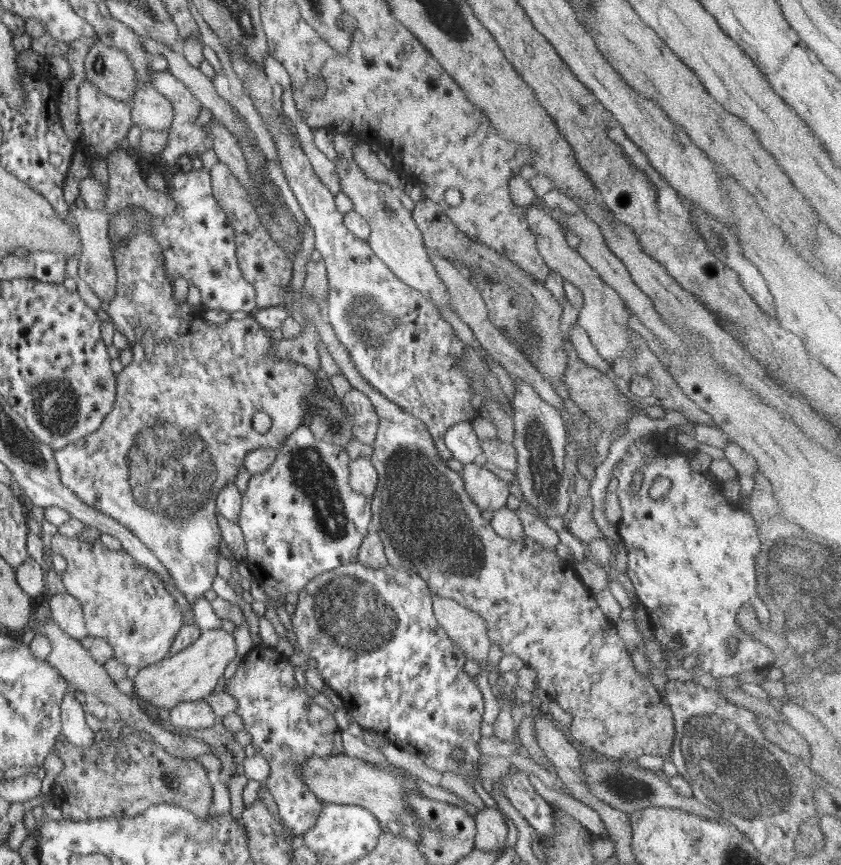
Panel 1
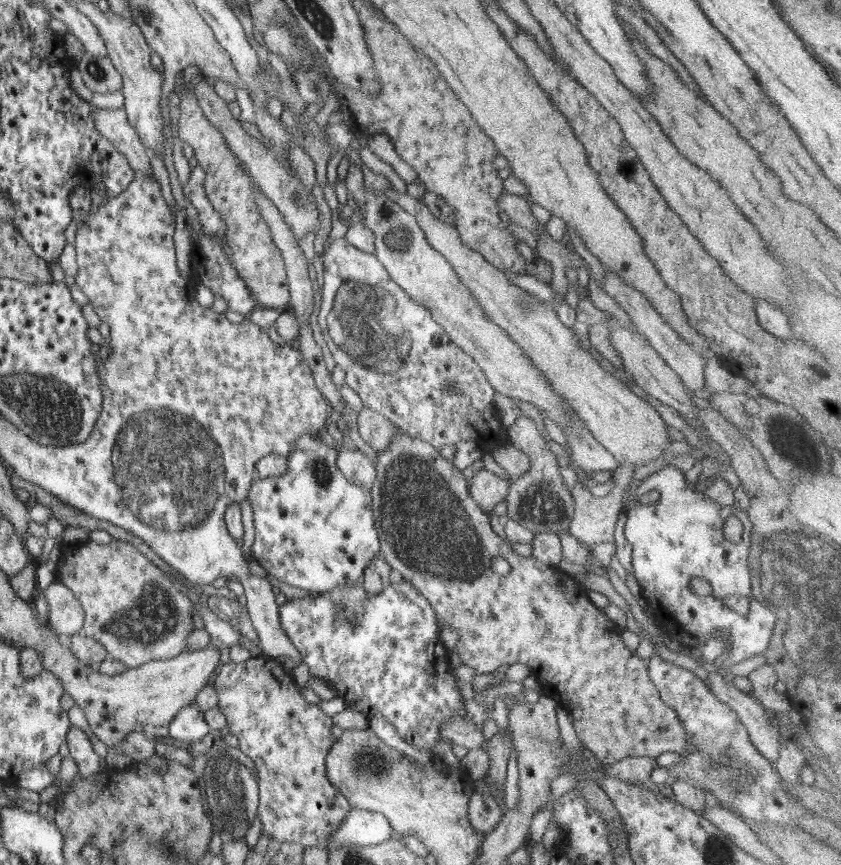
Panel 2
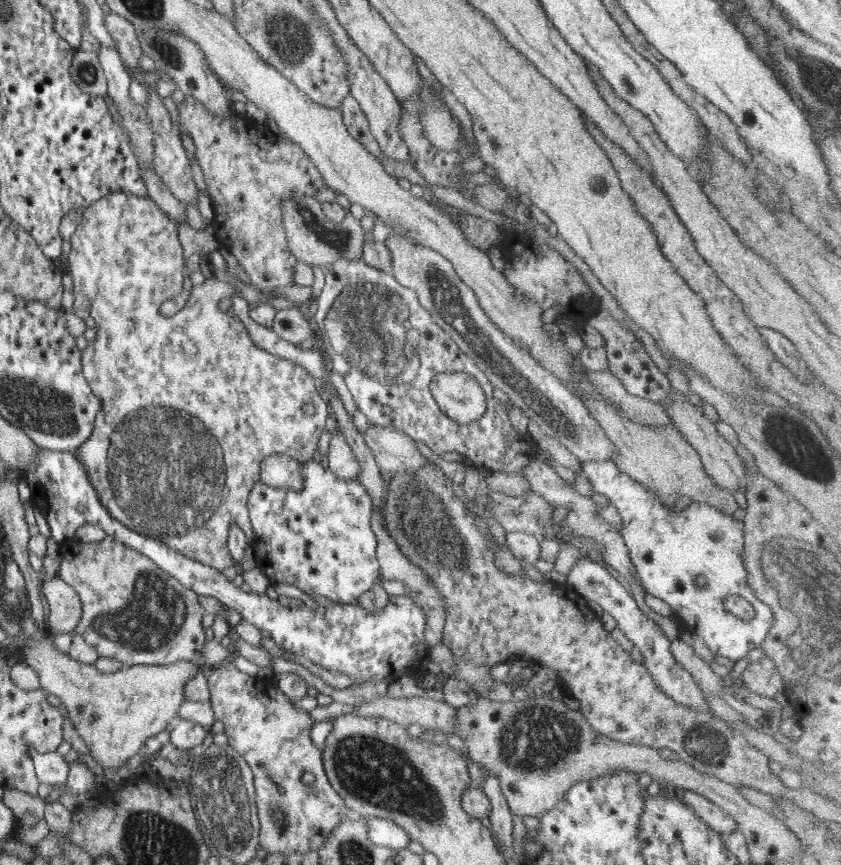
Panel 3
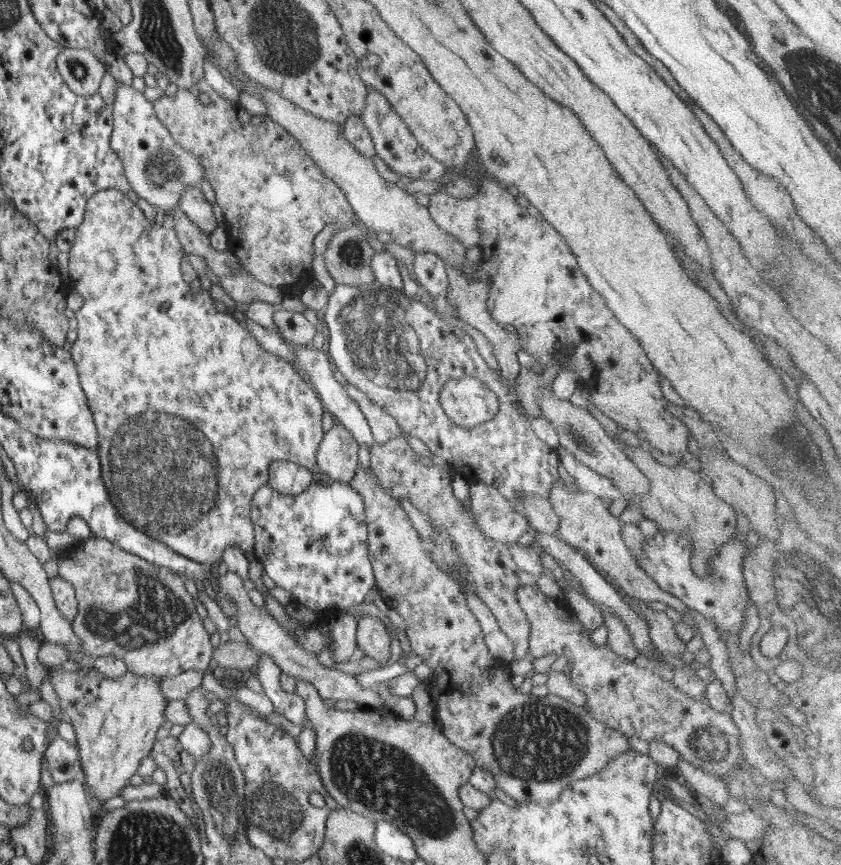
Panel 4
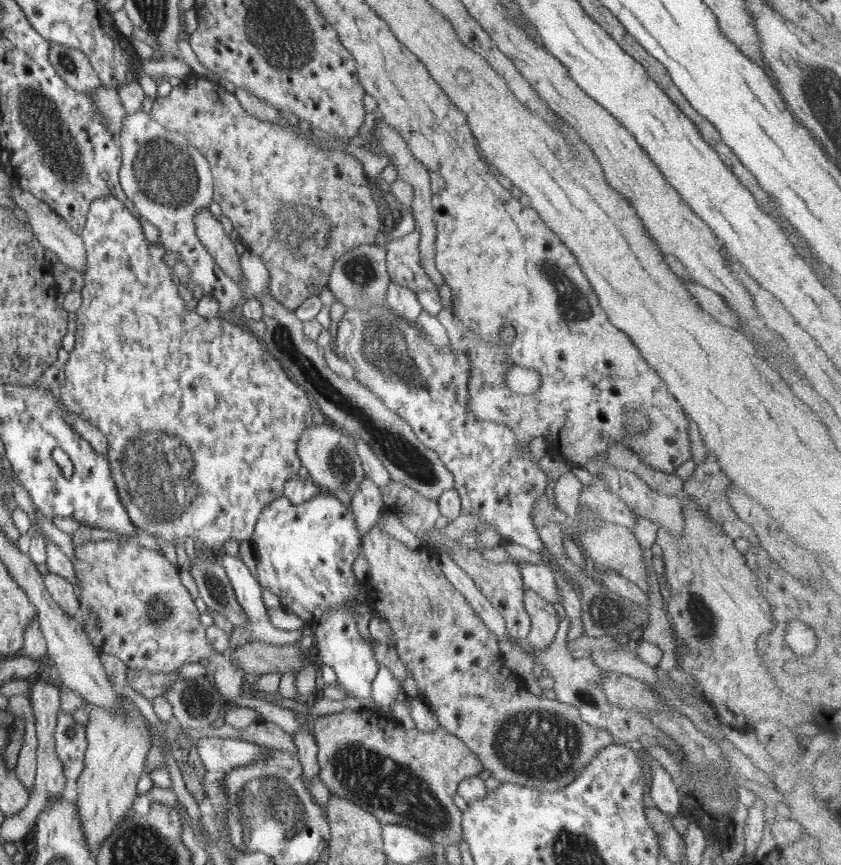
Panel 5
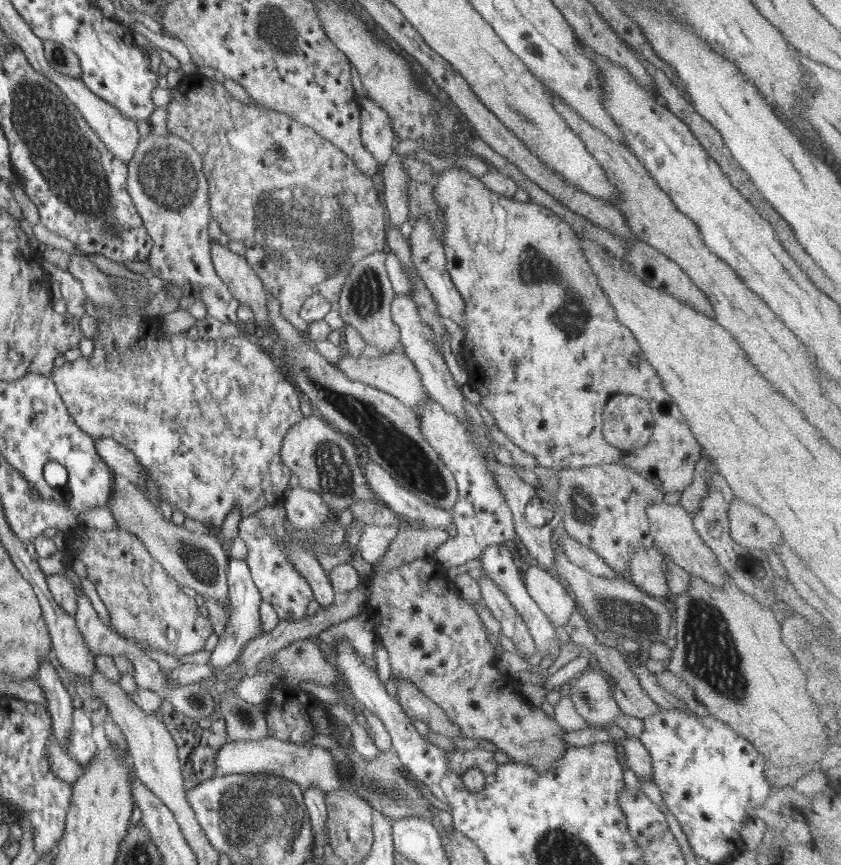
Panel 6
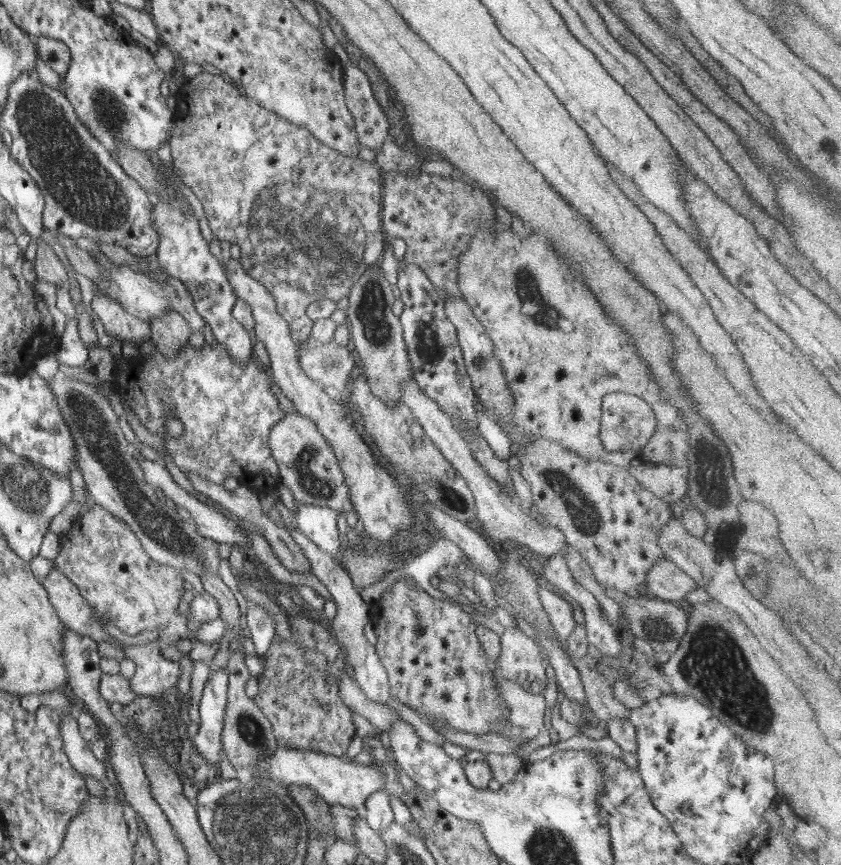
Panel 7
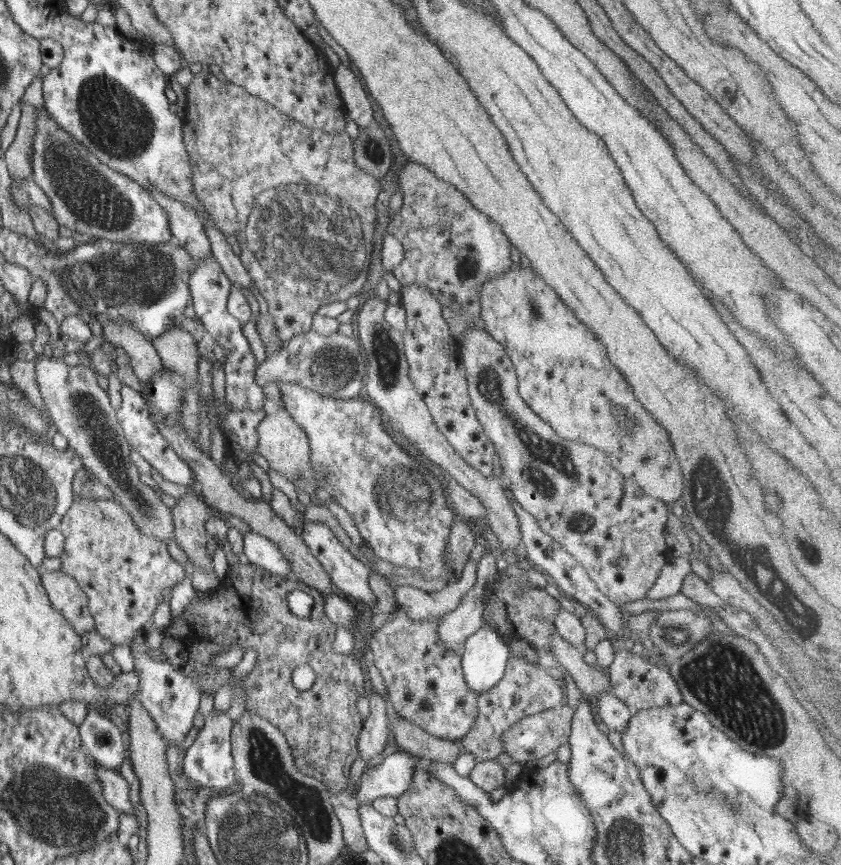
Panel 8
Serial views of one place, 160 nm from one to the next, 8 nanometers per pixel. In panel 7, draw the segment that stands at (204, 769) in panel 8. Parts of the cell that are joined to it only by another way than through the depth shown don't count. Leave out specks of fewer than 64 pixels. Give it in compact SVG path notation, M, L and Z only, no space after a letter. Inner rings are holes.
M226 667L210 672L199 704L200 728L192 738L195 749L214 764L223 754L221 732L226 714L228 681L229 670Z

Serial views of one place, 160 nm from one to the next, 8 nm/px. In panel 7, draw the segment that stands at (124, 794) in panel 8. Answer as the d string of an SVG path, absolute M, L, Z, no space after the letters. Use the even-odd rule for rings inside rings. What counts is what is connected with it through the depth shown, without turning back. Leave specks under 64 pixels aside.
M61 715L61 737L65 753L71 765L82 775L97 778L105 786L112 787L114 780L106 762L95 757L79 731L76 717Z

